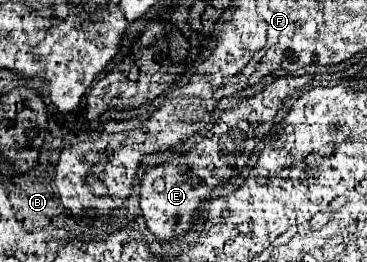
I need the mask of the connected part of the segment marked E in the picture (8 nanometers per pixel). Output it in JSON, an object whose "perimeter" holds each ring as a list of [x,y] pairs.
{"perimeter":[[[304,75],[276,77],[258,95],[240,99],[236,107],[226,109],[220,115],[220,119],[212,125],[212,129],[204,133],[202,139],[190,151],[172,153],[168,161],[148,167],[138,183],[140,208],[148,229],[160,241],[168,241],[170,237],[176,237],[182,231],[186,231],[196,217],[194,211],[200,209],[200,201],[210,197],[210,189],[220,181],[240,175],[240,169],[248,161],[248,155],[254,151],[256,141],[262,139],[268,133],[270,125],[274,123],[276,111],[282,107],[282,101],[306,83],[308,81],[304,79]]]}

